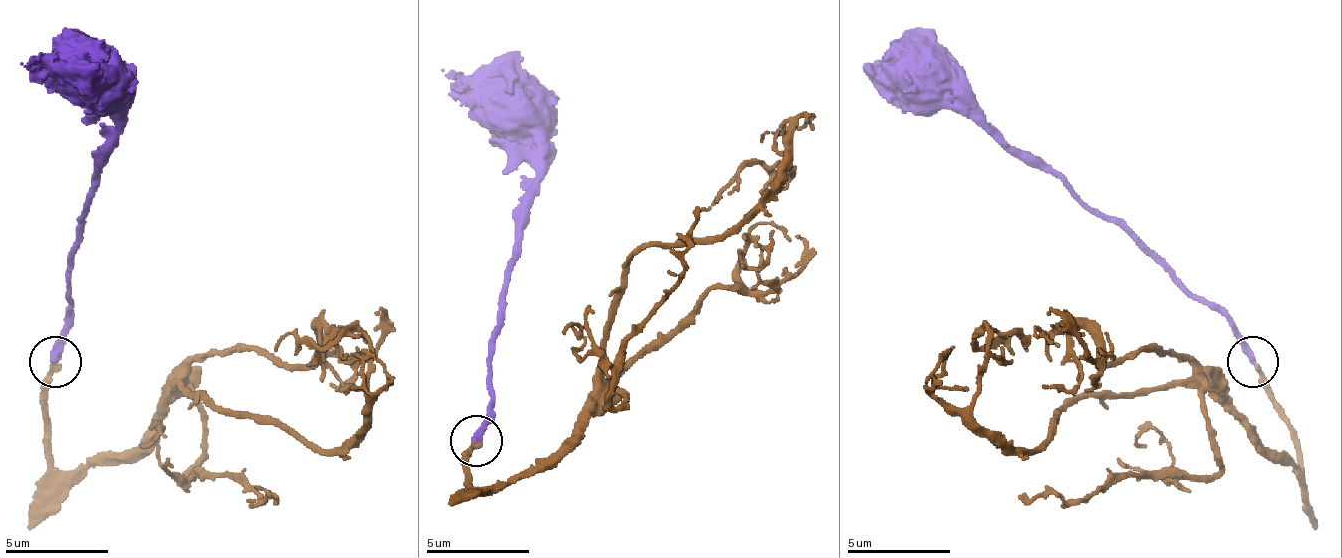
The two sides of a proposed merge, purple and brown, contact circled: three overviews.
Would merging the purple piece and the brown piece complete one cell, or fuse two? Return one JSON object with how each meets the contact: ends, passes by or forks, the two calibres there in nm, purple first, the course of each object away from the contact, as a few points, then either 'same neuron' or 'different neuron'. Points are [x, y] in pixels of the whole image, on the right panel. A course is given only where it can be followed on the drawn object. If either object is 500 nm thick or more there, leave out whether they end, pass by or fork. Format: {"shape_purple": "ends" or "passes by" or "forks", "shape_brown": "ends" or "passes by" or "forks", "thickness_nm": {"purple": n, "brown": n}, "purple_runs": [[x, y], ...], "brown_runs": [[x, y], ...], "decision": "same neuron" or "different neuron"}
{"shape_purple": "ends", "shape_brown": "ends", "thickness_nm": {"purple": 320, "brown": 260}, "purple_runs": [[1251, 363], [1251, 347], [1122, 228], [1096, 218], [940, 83], [919, 72]], "brown_runs": [[1256, 363], [1298, 472], [1205, 389], [1085, 394], [1028, 451], [971, 399], [987, 332], [1028, 352]], "decision": "same neuron"}

